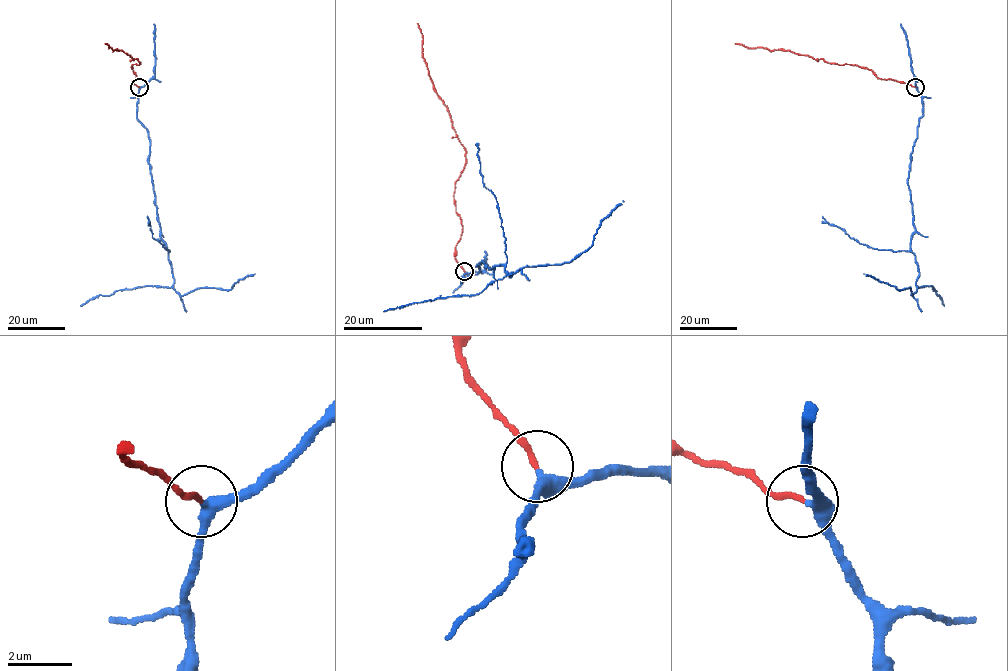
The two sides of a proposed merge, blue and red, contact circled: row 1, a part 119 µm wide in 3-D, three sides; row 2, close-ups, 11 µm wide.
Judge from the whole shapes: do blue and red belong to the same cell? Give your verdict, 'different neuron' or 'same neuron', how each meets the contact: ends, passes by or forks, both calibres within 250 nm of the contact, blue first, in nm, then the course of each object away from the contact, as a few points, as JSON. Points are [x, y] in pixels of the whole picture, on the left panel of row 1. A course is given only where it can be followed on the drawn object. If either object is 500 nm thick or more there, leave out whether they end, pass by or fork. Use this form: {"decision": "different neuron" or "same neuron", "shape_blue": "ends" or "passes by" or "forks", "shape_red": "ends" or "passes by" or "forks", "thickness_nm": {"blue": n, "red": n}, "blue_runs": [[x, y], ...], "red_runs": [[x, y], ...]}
{"decision": "same neuron", "shape_blue": "passes by", "shape_red": "ends", "thickness_nm": {"blue": 360, "red": 180}, "blue_runs": [[139, 87], [136, 116], [150, 140], [149, 169], [174, 289], [181, 295], [210, 287], [229, 290], [254, 274]], "red_runs": [[139, 87], [132, 83], [138, 79], [131, 66], [140, 63], [127, 53], [108, 48], [105, 43]]}

